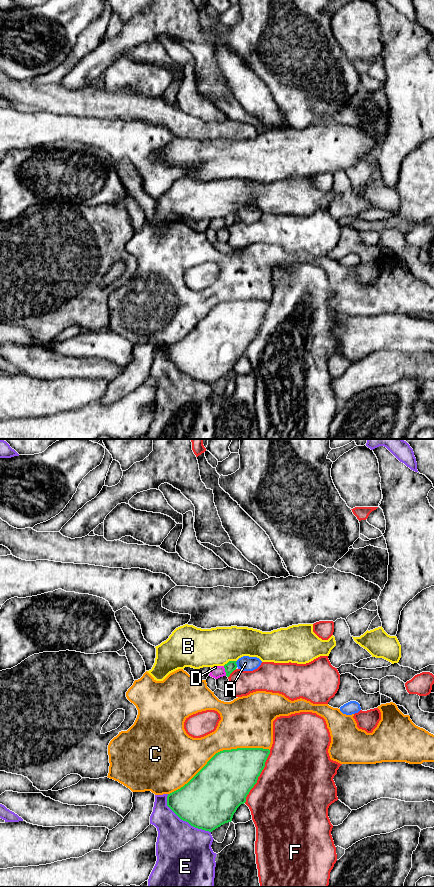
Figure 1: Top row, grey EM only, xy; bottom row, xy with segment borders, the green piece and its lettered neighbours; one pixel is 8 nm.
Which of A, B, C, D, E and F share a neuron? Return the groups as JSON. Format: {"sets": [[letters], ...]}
{"sets": [["A"], ["B"], ["C"], ["D"], ["E"], ["F"]]}

